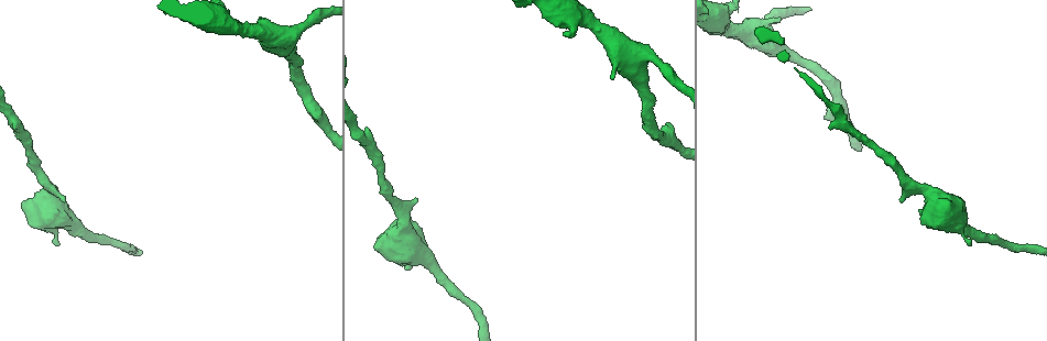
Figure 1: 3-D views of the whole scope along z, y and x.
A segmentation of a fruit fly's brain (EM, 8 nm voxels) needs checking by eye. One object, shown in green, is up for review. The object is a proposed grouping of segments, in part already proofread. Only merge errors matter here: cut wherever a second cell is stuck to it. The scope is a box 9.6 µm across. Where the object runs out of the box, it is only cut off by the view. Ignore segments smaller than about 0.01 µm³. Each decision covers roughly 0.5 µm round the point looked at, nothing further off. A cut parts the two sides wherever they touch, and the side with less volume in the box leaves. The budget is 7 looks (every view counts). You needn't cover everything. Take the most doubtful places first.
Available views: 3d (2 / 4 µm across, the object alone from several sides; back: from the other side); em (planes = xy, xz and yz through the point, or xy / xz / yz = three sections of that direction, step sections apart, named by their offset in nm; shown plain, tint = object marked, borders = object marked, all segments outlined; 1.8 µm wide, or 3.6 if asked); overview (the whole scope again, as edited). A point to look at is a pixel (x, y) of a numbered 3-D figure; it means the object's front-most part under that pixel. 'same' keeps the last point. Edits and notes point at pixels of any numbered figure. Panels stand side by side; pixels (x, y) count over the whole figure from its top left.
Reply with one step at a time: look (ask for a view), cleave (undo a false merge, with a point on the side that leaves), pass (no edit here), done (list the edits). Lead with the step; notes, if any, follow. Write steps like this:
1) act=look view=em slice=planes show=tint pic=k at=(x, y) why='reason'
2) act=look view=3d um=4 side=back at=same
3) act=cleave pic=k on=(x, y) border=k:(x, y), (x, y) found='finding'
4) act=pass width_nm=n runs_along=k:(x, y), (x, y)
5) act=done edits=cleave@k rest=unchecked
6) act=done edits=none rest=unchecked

act=look view=em slice=xy step=4 show=tint pic=1 at=(283, 35) why='three arms meet'

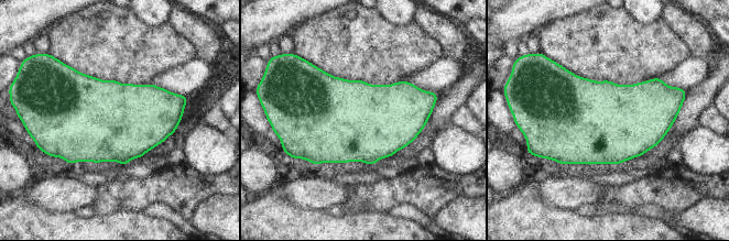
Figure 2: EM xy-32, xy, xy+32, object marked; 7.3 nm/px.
act=look view=em slice=planes show=borders at=same

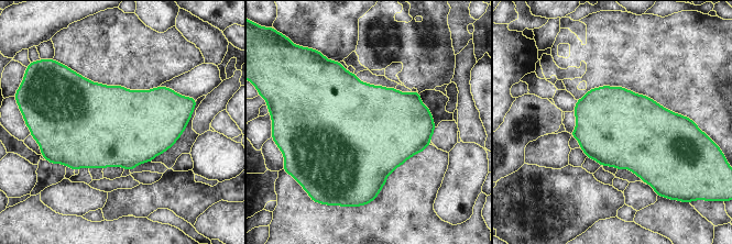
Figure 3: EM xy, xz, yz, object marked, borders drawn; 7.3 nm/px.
act=pass found='one cell here'

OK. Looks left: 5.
act=look view=3d um=4 pic=1 at=(229, 26)

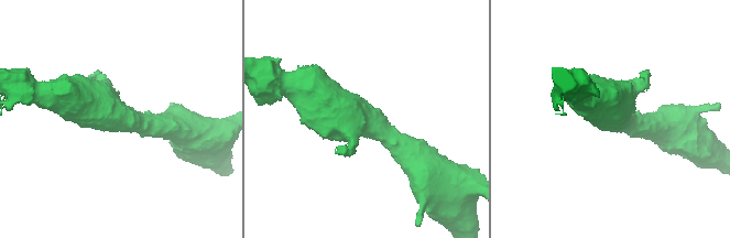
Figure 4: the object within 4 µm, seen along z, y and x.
act=look view=em um=3.6 slice=xz step=8 show=tint pic=4 at=(121, 117) why='now the EM'

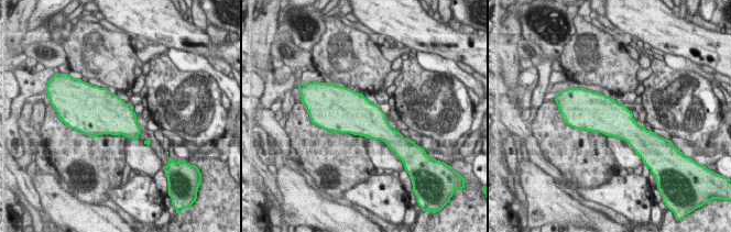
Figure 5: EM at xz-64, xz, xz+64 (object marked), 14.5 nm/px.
act=look view=em um=3.6 slice=planes show=borders at=same why='cut it another way'

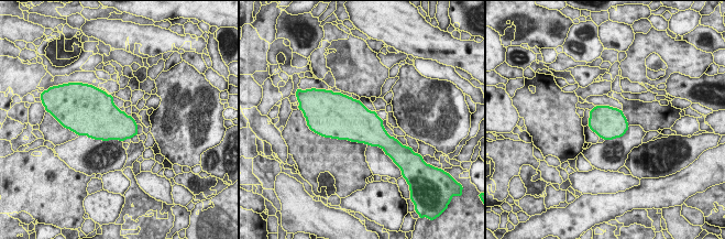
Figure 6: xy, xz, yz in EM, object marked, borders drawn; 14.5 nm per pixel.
act=pass found='all the same cell'

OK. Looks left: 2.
act=look view=em um=3.6 slice=planes show=tint pic=1 at=(50, 195) why='thick turns thin'

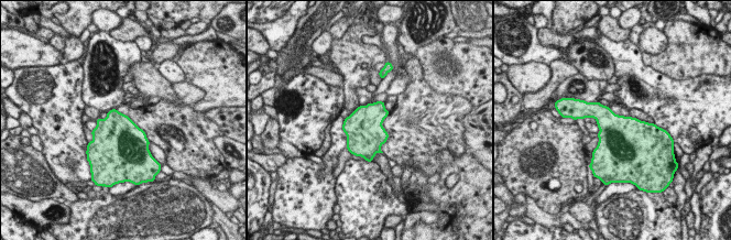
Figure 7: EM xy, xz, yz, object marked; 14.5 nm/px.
act=pass found='continuous, no second cell'

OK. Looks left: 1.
act=done edits=none rest=unchecked

